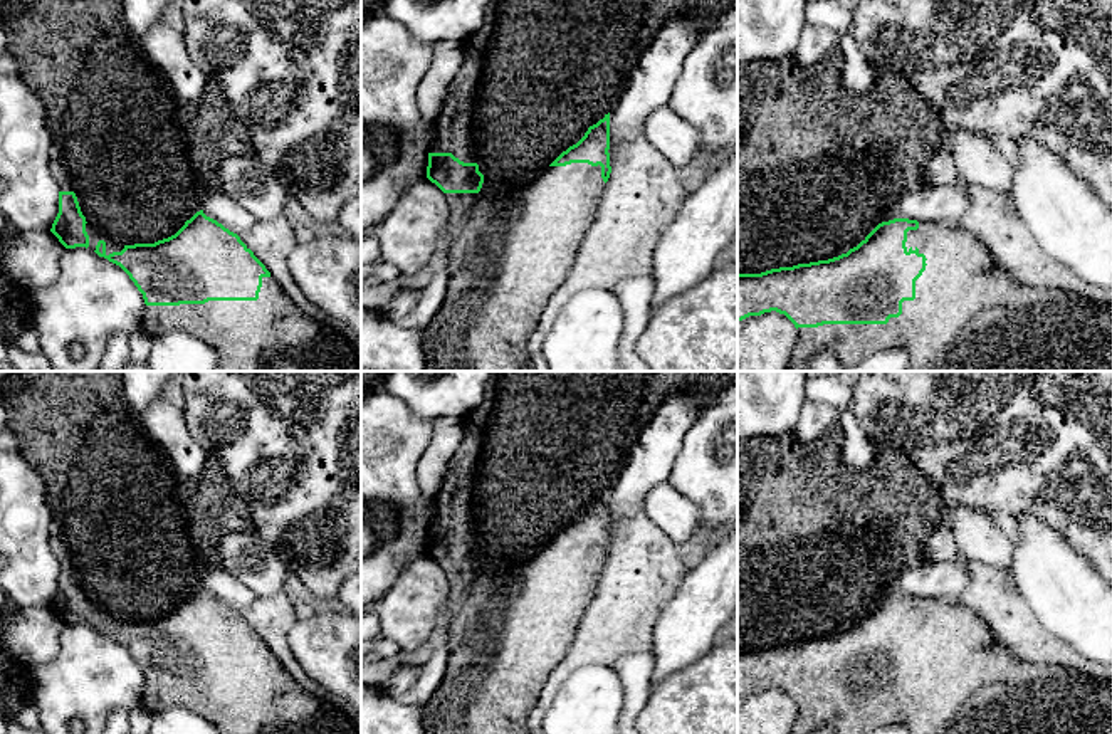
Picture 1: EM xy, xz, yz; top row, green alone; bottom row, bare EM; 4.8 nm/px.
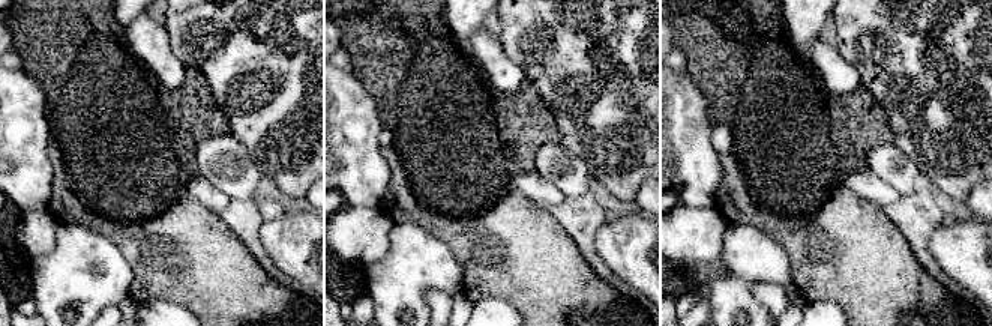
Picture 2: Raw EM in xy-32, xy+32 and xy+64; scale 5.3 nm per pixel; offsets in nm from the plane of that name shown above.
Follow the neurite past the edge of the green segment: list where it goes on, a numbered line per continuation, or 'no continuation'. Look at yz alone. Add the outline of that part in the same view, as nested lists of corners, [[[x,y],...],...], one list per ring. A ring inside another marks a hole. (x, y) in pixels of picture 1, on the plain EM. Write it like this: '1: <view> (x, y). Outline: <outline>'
1: yz (966, 682). Outline: [[[919,598],[917,606],[907,608],[905,623],[907,628],[917,625],[919,630],[924,630],[927,642],[922,652],[915,657],[915,675],[902,679],[902,690],[899,694],[890,694],[887,700],[823,700],[818,704],[798,704],[791,734],[811,734],[823,724],[831,726],[838,734],[868,734],[873,729],[889,724],[904,724],[909,729],[909,734],[1112,734],[1112,680],[1099,680],[1068,667],[1030,663],[1015,657],[994,640],[994,635],[984,620],[981,620],[971,608],[956,601]]]

